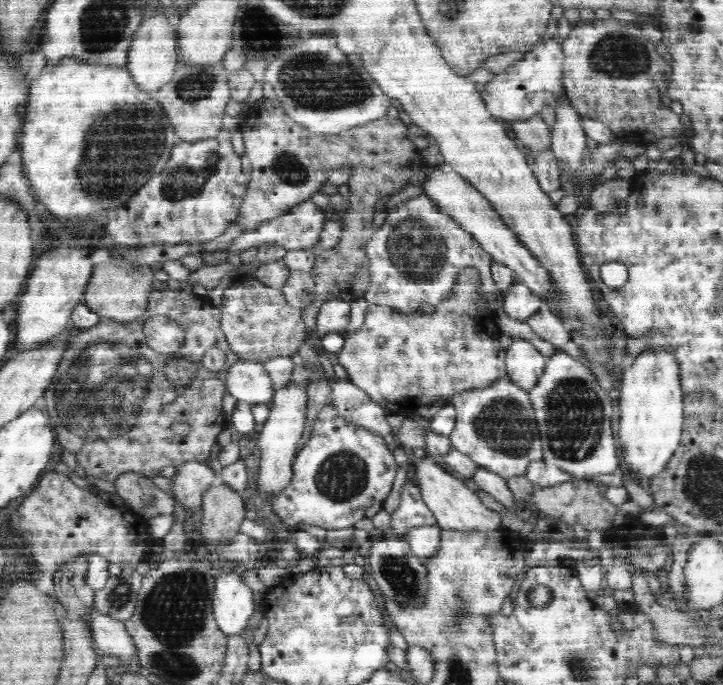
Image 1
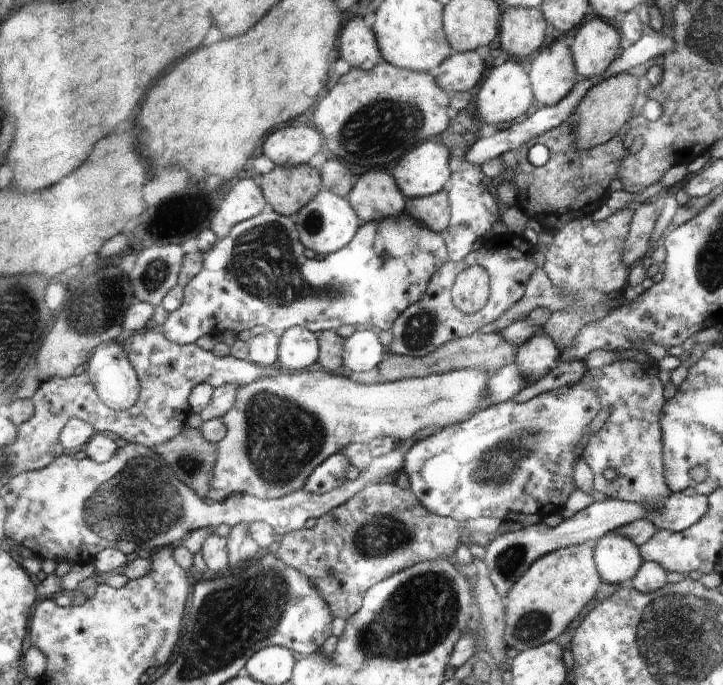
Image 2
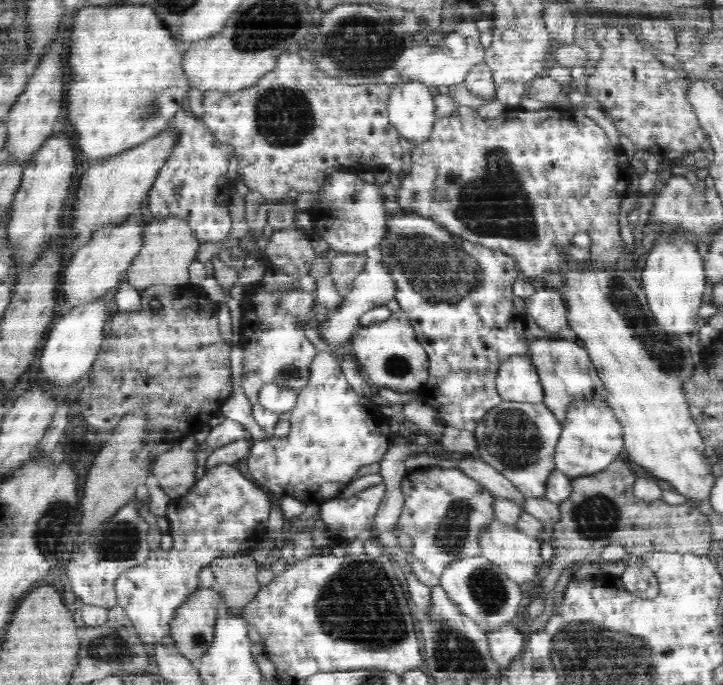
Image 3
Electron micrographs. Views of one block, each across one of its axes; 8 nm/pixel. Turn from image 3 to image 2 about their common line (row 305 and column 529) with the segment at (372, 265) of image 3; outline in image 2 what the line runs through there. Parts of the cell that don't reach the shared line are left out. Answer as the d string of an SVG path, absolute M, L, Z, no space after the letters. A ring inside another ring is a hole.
M539 329L528 342L517 348L515 362L522 374L530 376L530 382L535 383L557 366L559 359L557 345L543 329Z

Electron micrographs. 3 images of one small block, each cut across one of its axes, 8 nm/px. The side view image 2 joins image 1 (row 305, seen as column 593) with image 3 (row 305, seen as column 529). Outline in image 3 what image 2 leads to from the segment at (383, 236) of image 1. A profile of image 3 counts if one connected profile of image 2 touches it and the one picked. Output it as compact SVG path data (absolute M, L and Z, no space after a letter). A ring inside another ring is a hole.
M416 213L390 214L384 240L378 244L384 267L396 281L395 298L406 313L429 359L428 382L418 392L424 402L440 414L446 426L474 432L484 416L502 402L496 378L500 366L512 356L527 356L526 319L512 303L512 284L520 274L516 259L500 250L492 250L453 235L433 218Z

